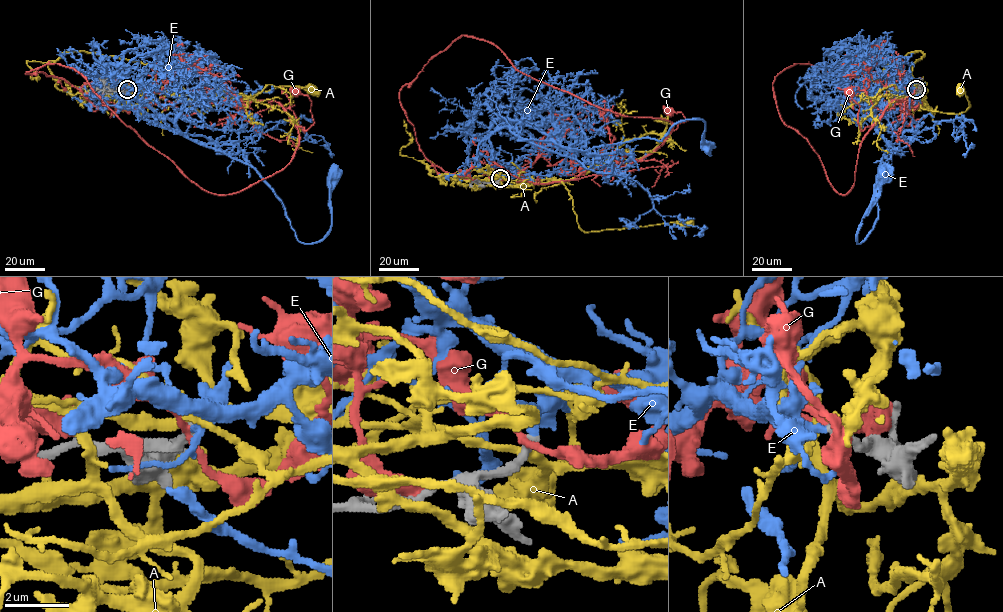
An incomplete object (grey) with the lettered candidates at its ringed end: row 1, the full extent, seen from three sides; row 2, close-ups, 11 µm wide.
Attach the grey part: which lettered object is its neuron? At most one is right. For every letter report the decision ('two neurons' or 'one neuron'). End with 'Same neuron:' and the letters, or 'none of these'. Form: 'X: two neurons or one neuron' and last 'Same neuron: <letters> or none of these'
A: two neurons
E: one neuron
G: two neurons
Same neuron: E

